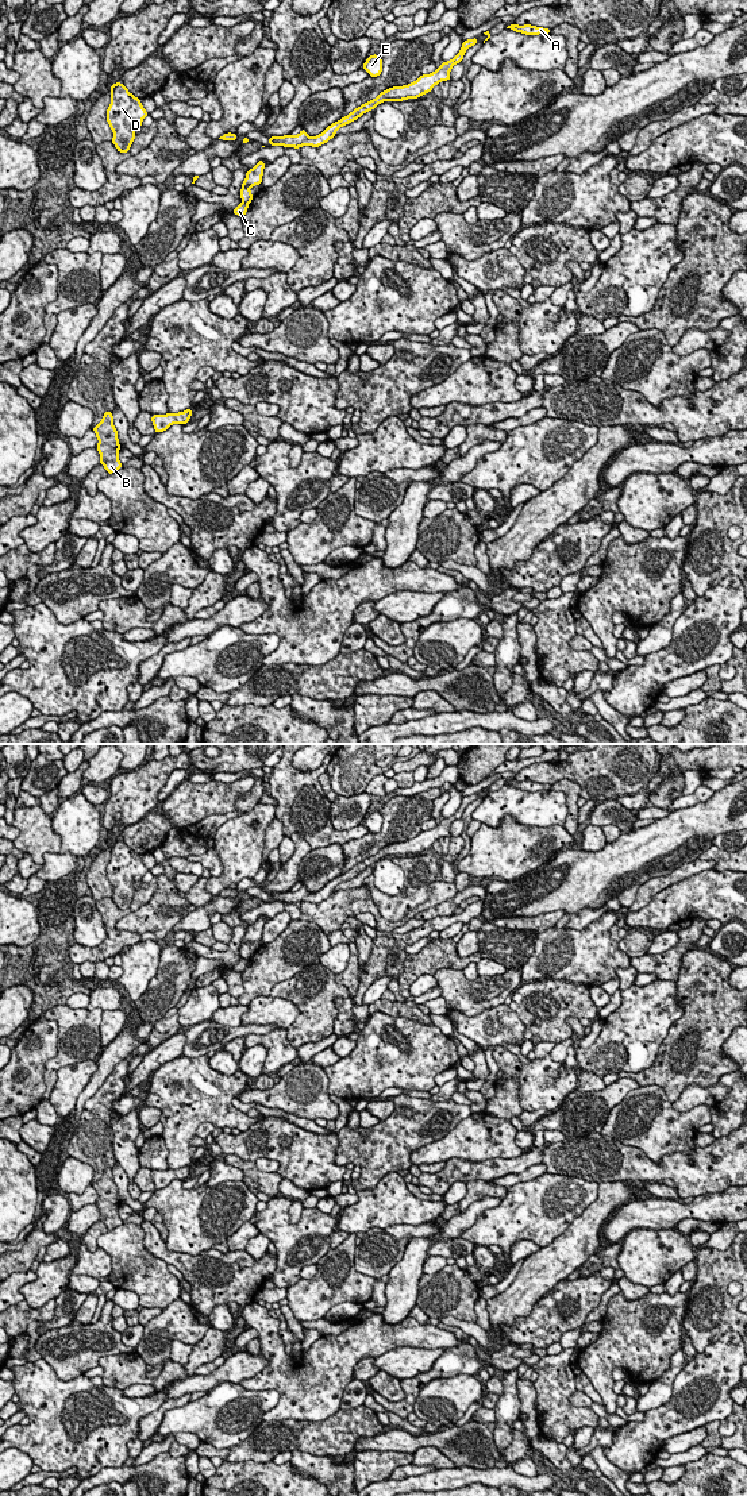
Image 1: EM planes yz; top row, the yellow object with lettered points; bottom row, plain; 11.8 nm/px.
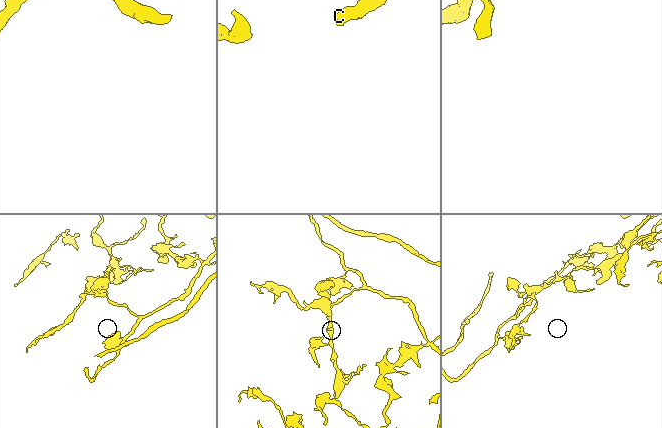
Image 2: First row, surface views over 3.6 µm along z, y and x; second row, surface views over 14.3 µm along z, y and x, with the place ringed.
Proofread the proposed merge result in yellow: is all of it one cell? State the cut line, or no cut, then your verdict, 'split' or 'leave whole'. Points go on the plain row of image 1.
cut yz (243, 957), (247, 960); split

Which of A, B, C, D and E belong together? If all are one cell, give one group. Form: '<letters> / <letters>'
A D E / B C

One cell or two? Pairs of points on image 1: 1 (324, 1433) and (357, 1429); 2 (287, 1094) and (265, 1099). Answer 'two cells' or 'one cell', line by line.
1: one cell
2: one cell

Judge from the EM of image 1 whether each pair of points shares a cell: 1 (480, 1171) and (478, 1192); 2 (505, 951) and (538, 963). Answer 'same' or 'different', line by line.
1: different
2: different

